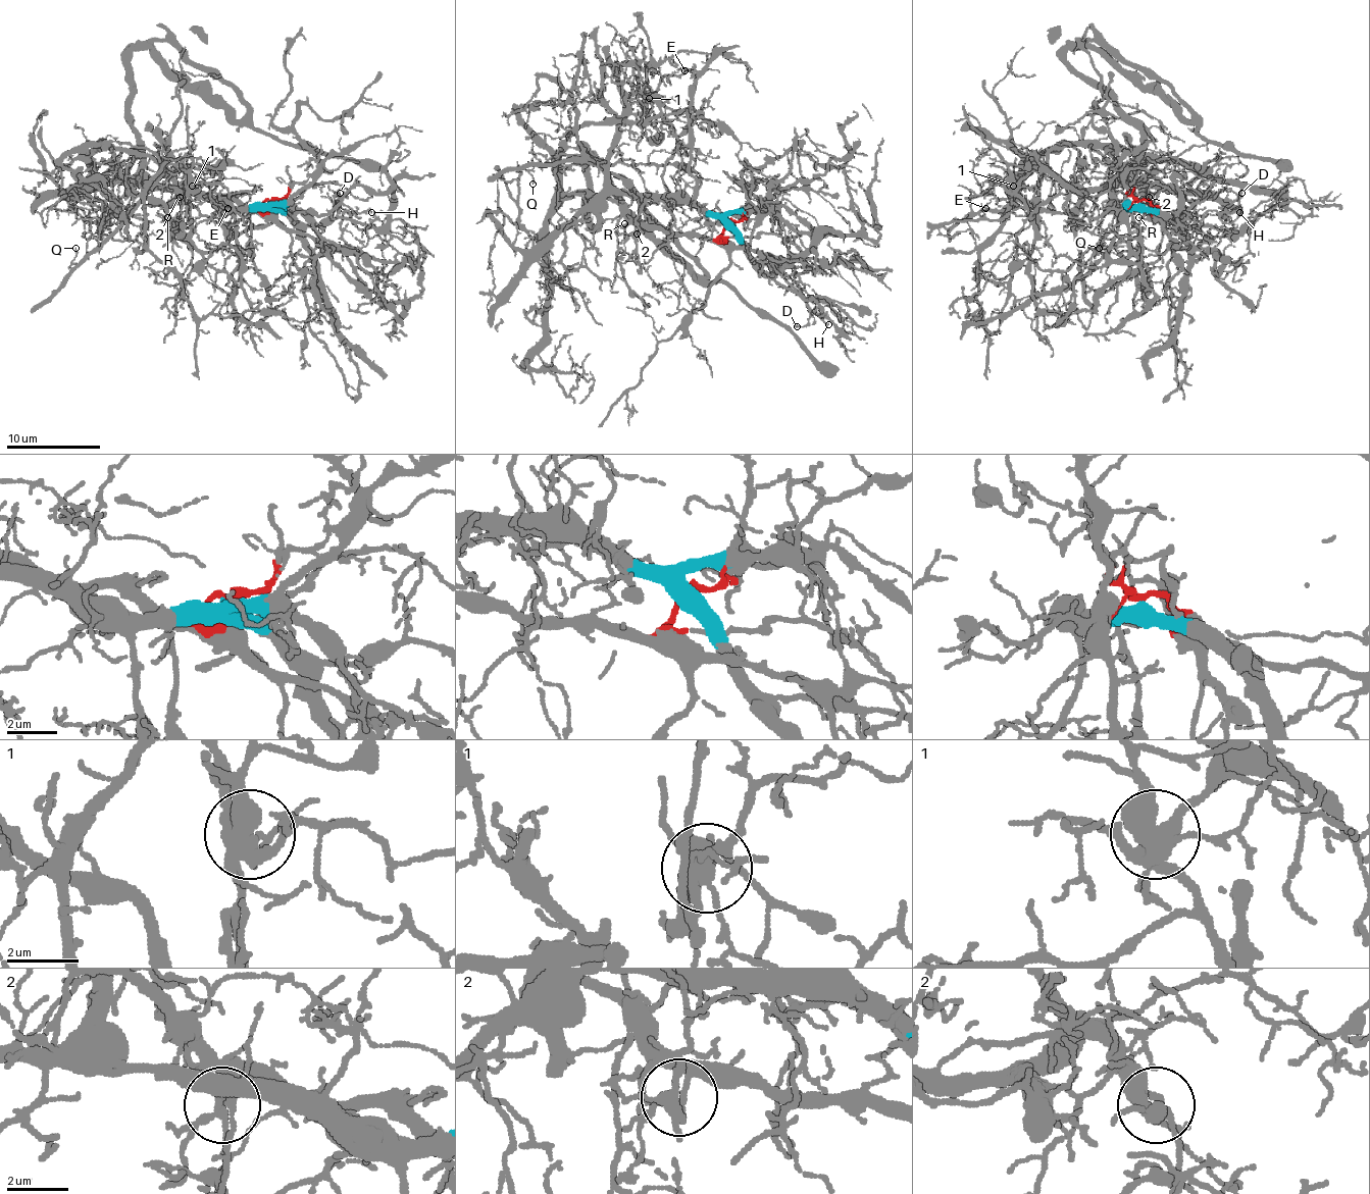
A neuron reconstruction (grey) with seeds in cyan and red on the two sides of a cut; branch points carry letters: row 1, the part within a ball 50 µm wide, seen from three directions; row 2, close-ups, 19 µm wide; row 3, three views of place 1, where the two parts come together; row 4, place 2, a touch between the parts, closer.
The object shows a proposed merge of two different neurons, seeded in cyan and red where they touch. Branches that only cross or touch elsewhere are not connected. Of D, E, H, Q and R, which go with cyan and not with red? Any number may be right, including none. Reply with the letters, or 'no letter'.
E, Q

